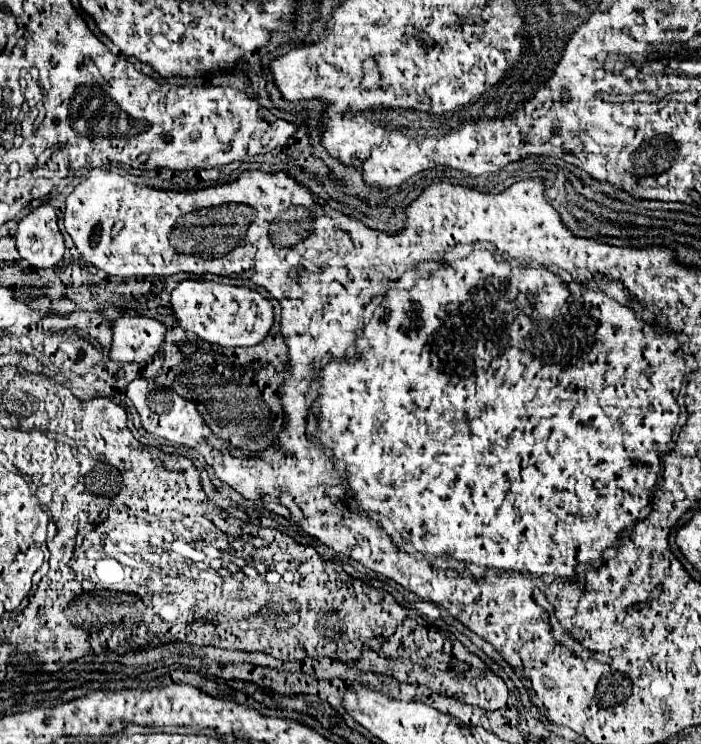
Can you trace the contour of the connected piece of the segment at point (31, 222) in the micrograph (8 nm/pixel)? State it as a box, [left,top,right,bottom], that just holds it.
[16,206,64,268]

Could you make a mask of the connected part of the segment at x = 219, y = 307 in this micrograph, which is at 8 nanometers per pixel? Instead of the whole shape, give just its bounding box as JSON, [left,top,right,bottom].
[170,280,272,348]

